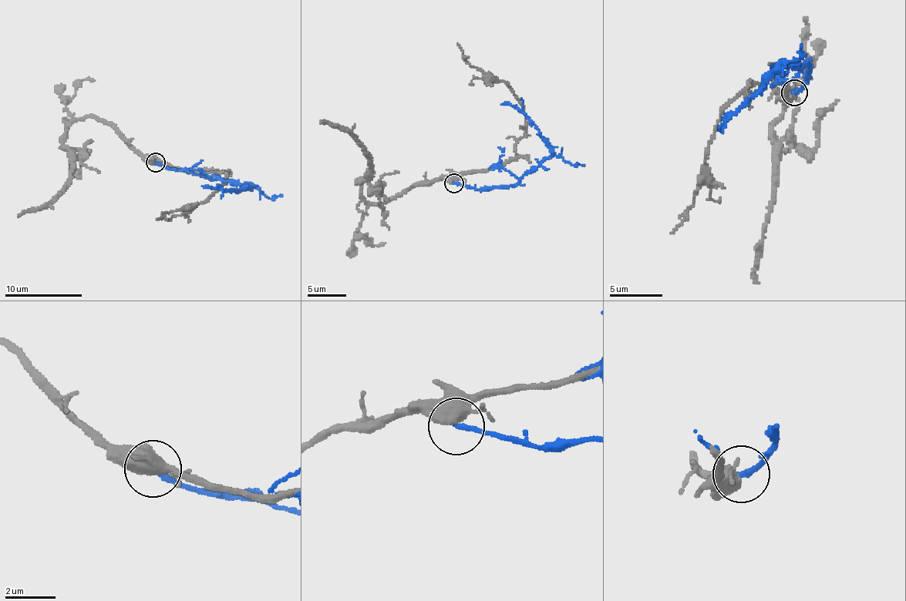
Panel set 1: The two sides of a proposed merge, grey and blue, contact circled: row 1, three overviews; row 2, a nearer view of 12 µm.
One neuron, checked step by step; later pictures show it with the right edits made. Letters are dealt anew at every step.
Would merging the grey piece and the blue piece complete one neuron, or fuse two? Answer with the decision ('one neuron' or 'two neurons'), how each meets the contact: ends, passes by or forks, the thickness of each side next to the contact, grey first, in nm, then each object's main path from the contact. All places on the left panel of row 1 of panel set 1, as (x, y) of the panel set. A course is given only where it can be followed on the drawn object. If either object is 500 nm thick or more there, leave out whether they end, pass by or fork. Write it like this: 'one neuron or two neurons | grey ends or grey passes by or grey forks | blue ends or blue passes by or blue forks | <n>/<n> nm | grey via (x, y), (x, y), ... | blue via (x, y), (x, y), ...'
two neurons | grey passes by | blue ends | 480/200 nm | grey via (155, 162), (142, 157), (108, 123), (74, 119), (63, 145), (69, 150), (71, 183), (47, 204), (18, 216) | blue via (155, 162), (177, 171), (250, 185), (237, 190), (202, 186)

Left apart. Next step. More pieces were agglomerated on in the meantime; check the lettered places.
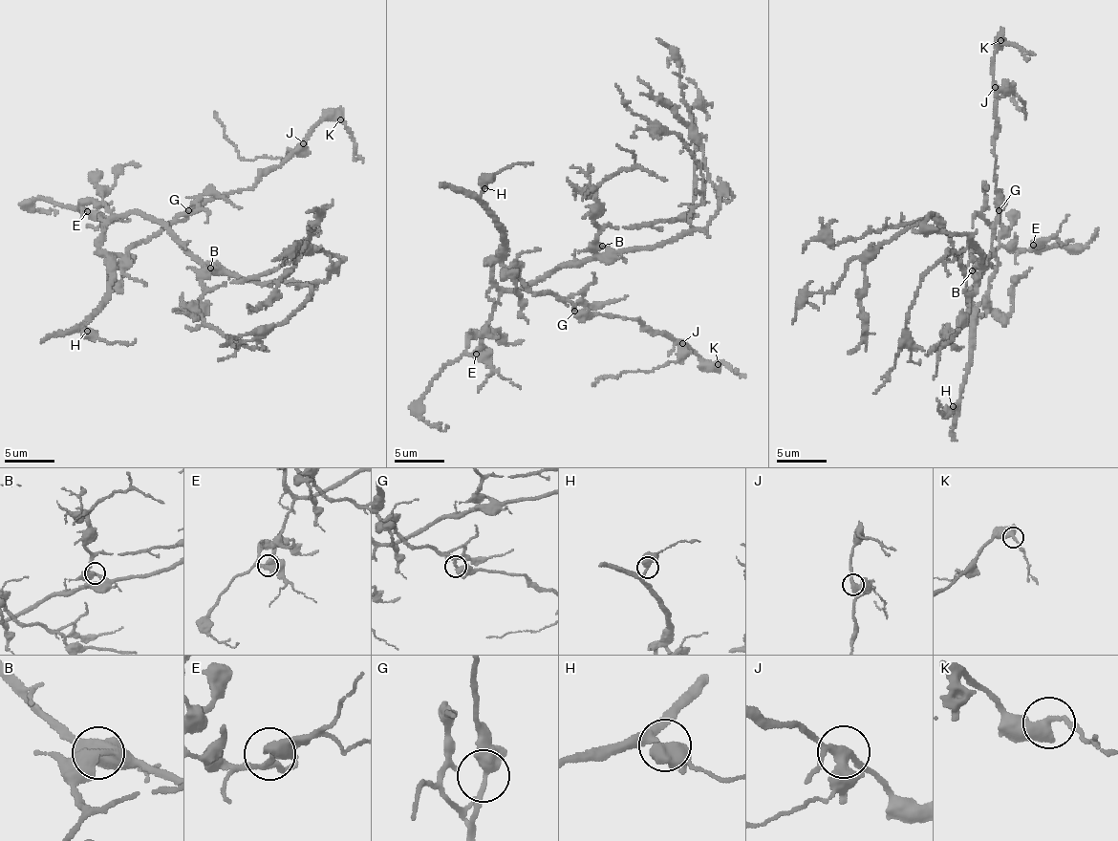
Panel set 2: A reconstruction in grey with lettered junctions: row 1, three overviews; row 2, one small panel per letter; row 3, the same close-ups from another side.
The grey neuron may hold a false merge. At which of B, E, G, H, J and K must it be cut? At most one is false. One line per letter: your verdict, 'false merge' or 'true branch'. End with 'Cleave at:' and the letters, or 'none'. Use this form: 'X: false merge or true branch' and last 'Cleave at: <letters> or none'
B: true branch
E: true branch
G: true branch
H: true branch
J: true branch
K: true branch
Cleave at: none

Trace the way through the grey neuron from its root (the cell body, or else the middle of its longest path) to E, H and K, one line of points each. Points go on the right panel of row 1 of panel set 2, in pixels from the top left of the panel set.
E: (978, 250), (982, 260), (1001, 246), (1011, 245), (1018, 250), (1025, 250), (1032, 248), (1033, 245)
H: (978, 250), (981, 257), (979, 280), (969, 293), (972, 362), (966, 371), (960, 398), (953, 406)
K: (978, 250), (979, 280), (969, 293), (974, 308), (998, 263), (992, 247), (999, 199), (993, 77), (1000, 40)

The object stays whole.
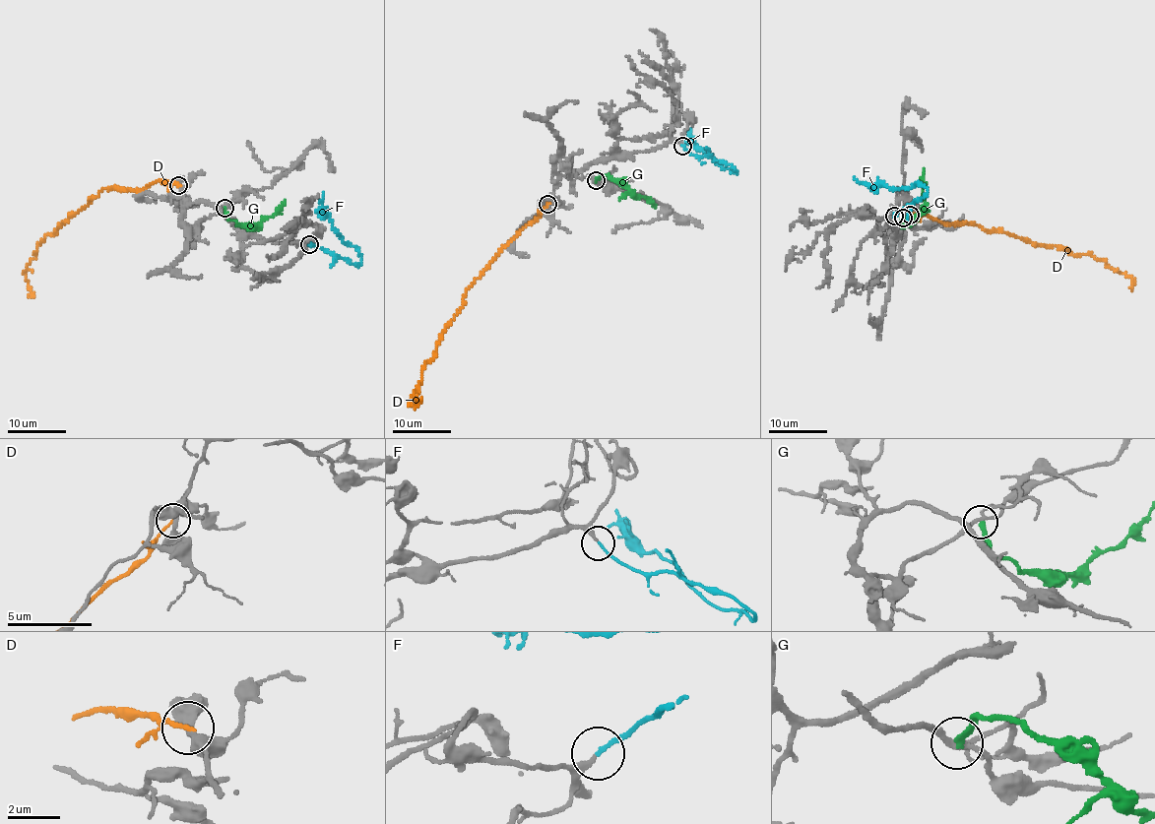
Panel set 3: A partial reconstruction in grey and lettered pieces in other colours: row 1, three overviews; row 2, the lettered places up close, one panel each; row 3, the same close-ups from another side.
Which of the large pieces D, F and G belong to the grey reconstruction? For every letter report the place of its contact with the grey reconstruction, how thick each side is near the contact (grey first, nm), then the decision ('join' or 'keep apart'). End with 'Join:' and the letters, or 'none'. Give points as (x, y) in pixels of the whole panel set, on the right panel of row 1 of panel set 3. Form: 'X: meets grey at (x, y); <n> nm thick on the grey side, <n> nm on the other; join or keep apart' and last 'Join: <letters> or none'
D: meets grey at (910, 215); 260 nm thick on the grey side, 180 nm on the other; keep apart
F: meets grey at (894, 216); 140 nm thick on the grey side, 160 nm on the other; join
G: meets grey at (903, 218); 190 nm thick on the grey side, 200 nm on the other; keep apart
Join: F

